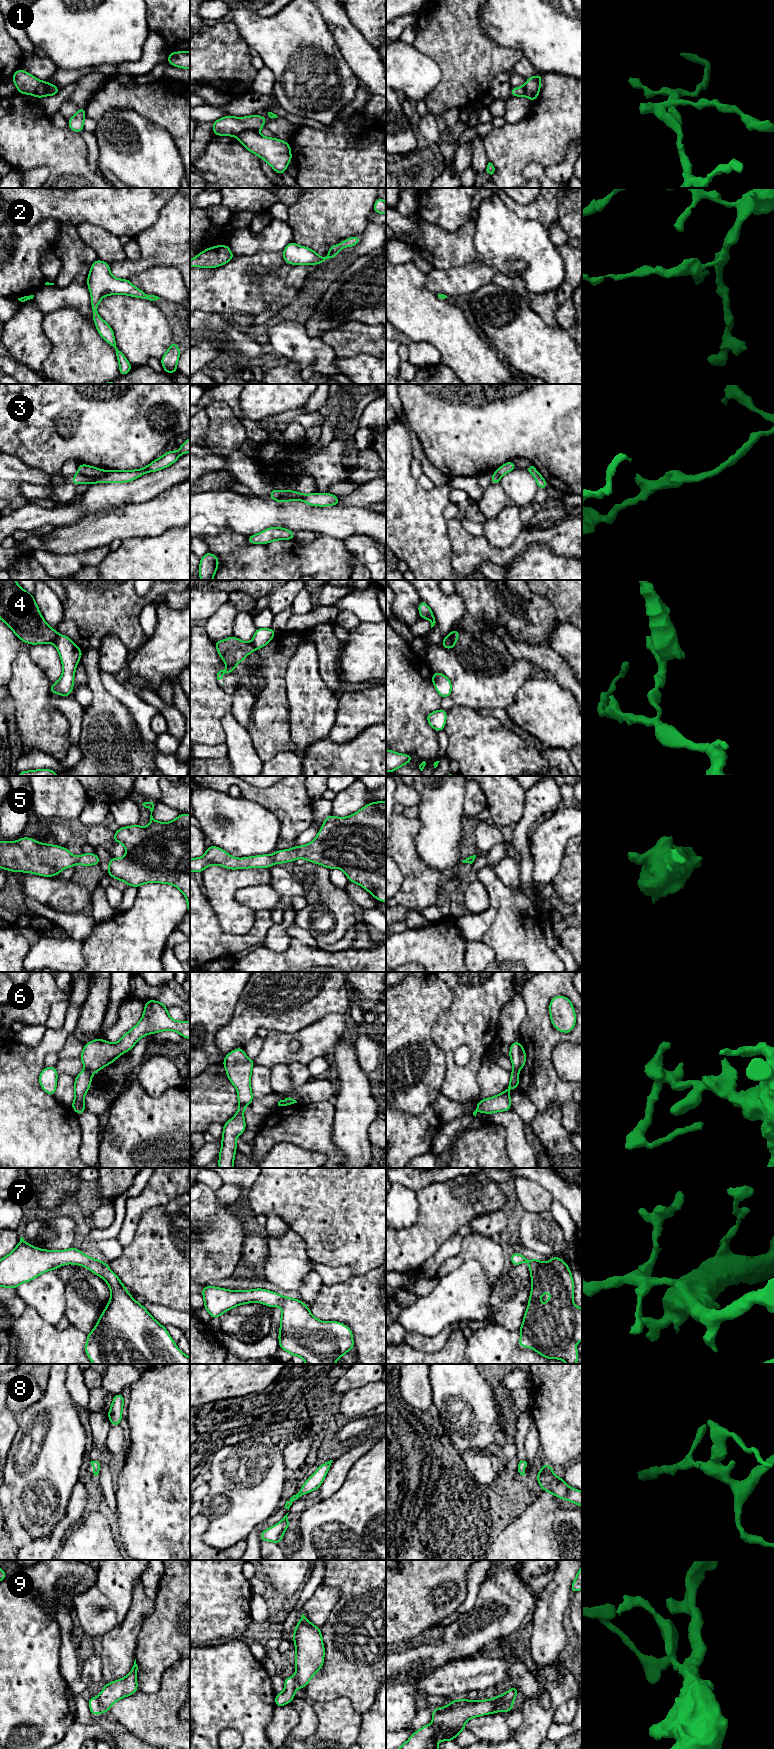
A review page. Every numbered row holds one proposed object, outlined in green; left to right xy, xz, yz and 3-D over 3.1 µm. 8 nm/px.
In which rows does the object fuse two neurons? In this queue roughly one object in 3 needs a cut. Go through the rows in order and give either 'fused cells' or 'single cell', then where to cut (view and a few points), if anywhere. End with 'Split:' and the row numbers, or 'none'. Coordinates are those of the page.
1: fused cells; cut xz (256, 130), (243, 130), (237, 137)
2: single cell; cut none
3: fused cells; cut xy (106, 471), (96, 475), (82, 475), (78, 472)
4: fused cells; cut xy (58, 634), (53, 643)
5: single cell; cut none
6: fused cells; cut xy (85, 1070), (91, 1073)
7: single cell; cut none
8: single cell; cut none
9: fused cells; cut xy (97, 1697), (104, 1711)
Split: 1, 3, 4, 6, 9

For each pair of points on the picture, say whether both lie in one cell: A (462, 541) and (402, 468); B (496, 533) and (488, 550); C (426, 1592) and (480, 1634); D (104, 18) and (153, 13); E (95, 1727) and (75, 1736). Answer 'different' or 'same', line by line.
A: different
B: different
C: different
D: different
E: same

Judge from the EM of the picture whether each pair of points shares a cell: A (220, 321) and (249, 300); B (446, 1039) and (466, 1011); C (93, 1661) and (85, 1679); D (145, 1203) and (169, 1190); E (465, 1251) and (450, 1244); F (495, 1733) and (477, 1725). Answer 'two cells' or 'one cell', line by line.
A: two cells
B: one cell
C: one cell
D: one cell
E: two cells
F: one cell

